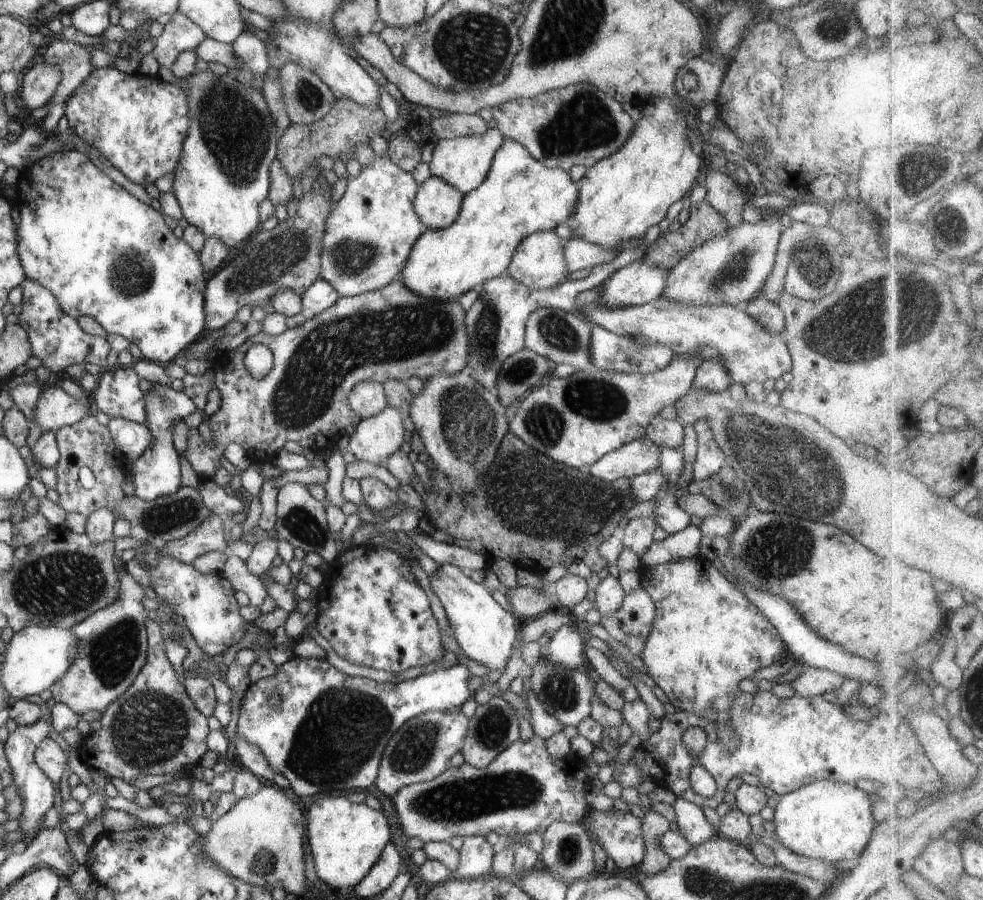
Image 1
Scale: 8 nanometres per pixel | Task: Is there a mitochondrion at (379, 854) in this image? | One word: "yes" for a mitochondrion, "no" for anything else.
no

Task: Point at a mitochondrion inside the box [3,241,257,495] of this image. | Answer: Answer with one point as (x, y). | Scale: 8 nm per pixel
(133, 274)

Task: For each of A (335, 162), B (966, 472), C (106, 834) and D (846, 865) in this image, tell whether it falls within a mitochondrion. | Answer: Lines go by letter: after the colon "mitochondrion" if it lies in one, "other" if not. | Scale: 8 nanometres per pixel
A: other
B: other
C: other
D: other

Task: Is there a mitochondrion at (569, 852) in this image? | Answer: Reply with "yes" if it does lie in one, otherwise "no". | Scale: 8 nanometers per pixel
yes

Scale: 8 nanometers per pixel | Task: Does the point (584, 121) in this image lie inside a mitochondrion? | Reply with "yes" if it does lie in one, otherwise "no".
yes

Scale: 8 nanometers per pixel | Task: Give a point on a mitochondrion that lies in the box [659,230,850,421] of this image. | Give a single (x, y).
(815, 265)

